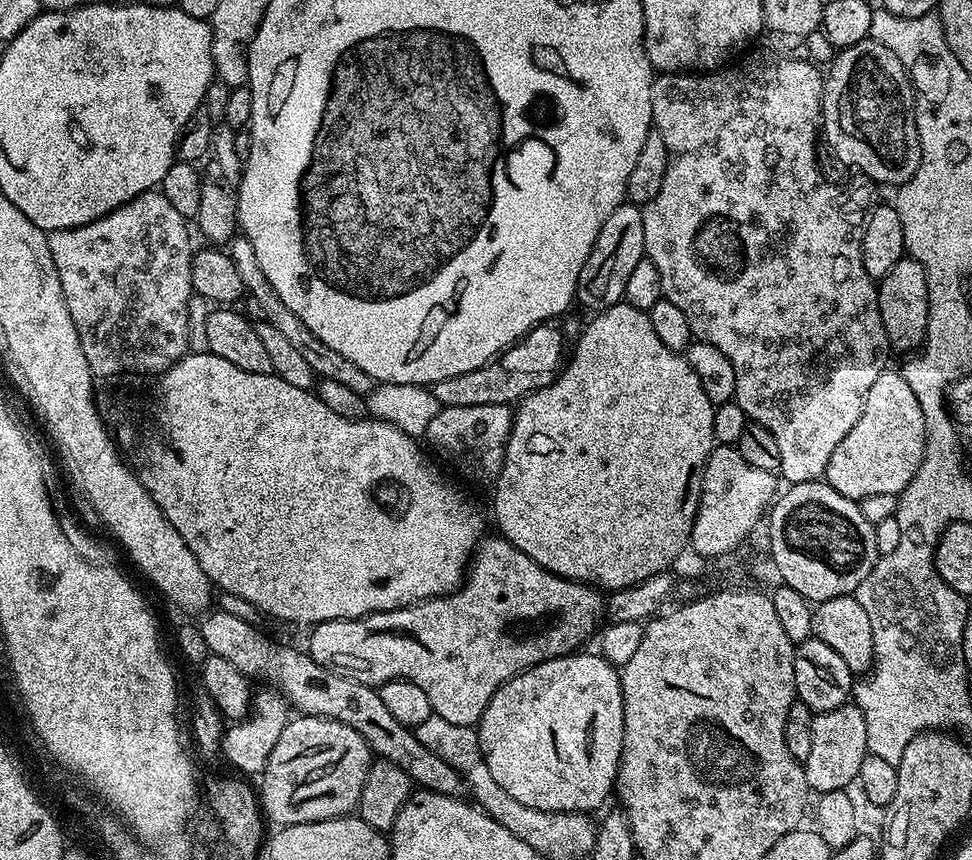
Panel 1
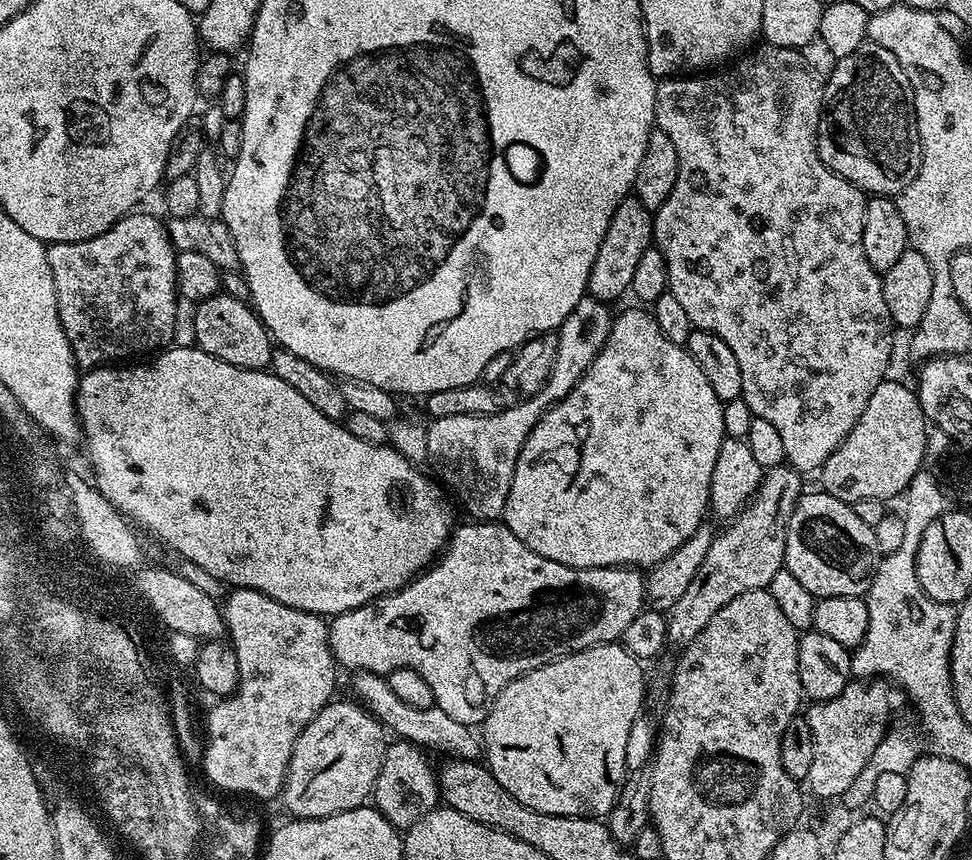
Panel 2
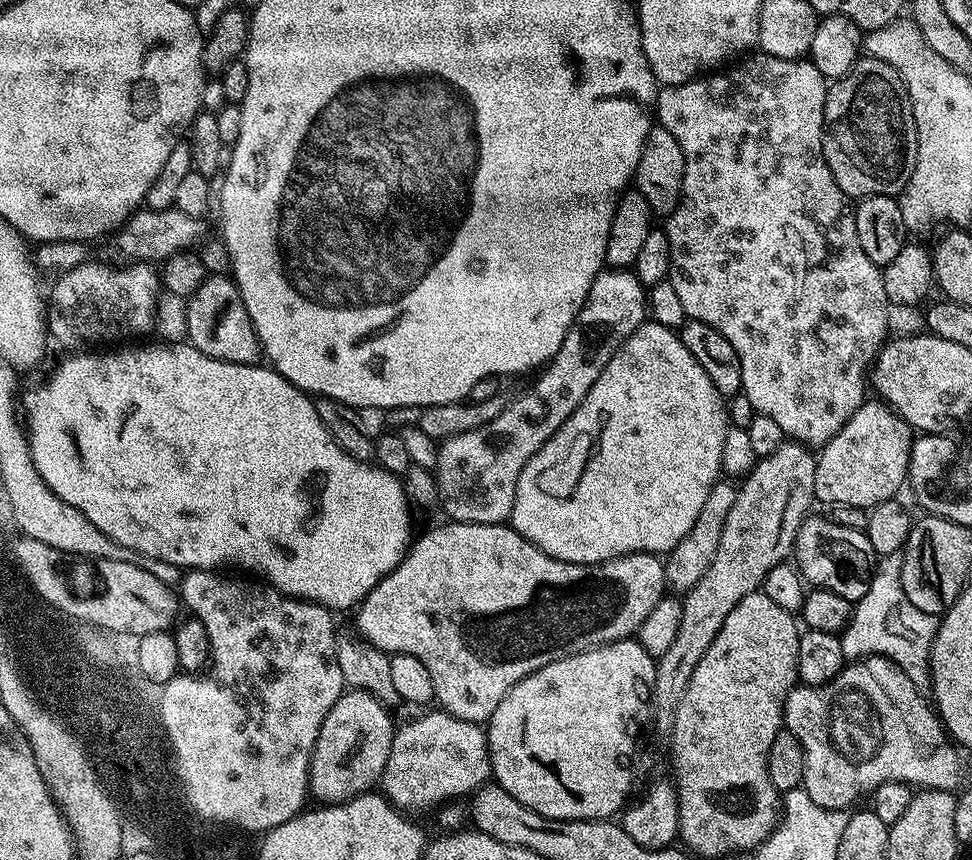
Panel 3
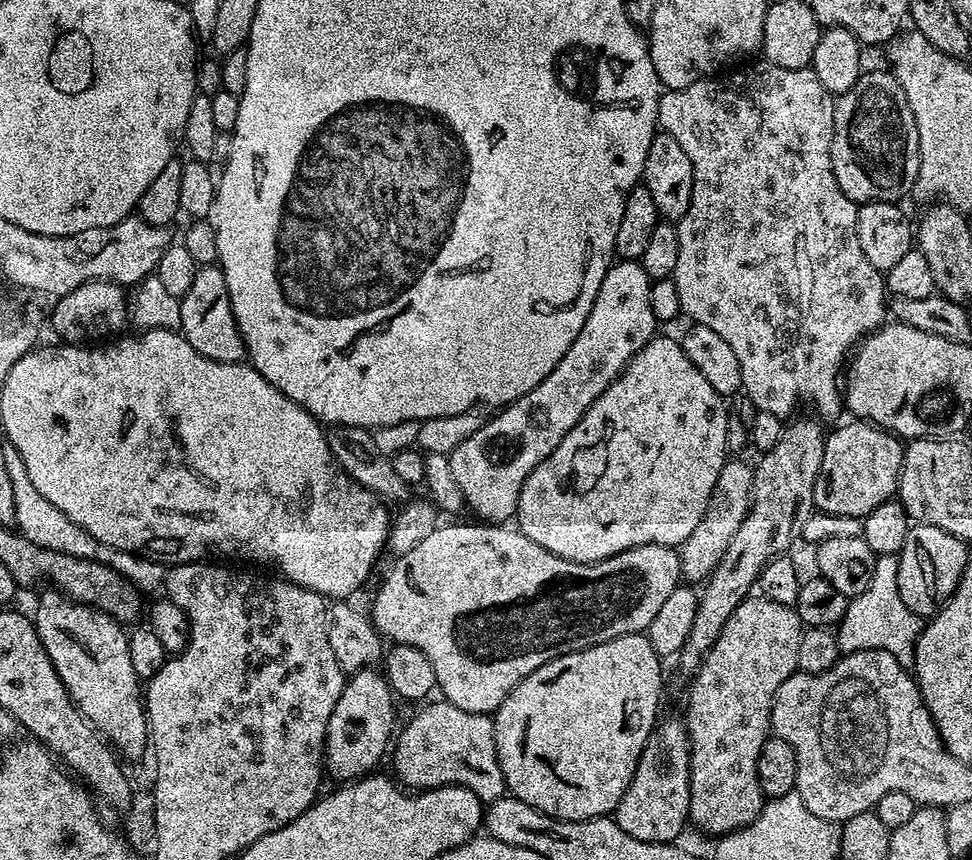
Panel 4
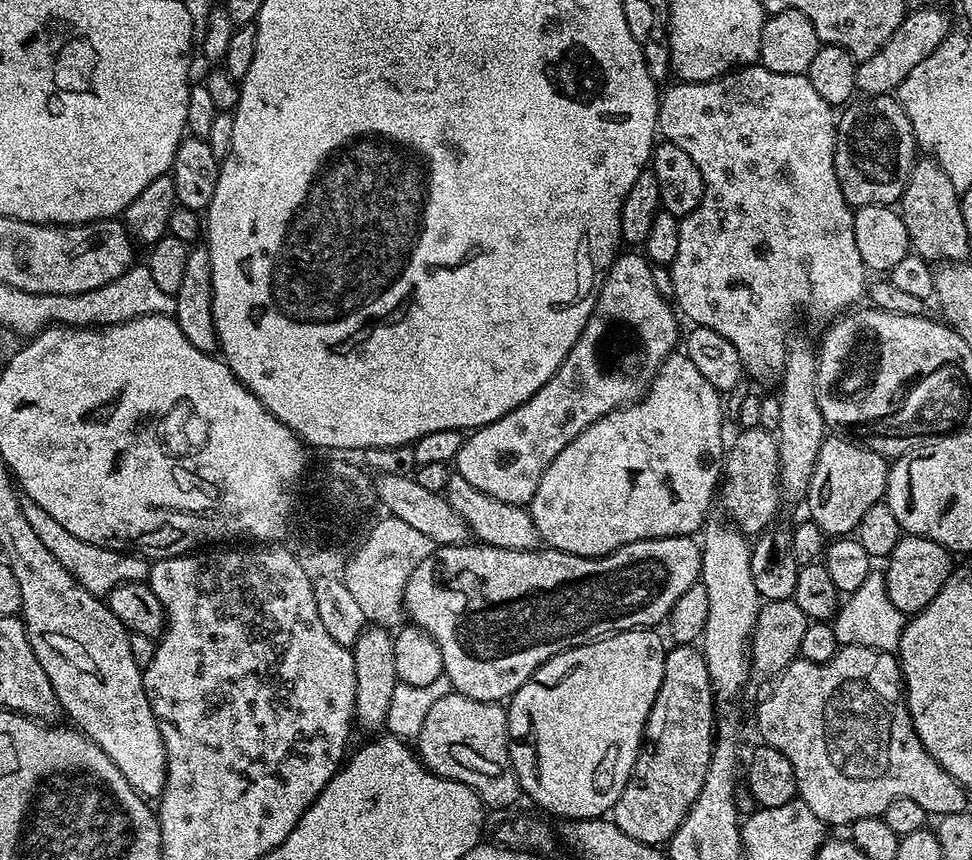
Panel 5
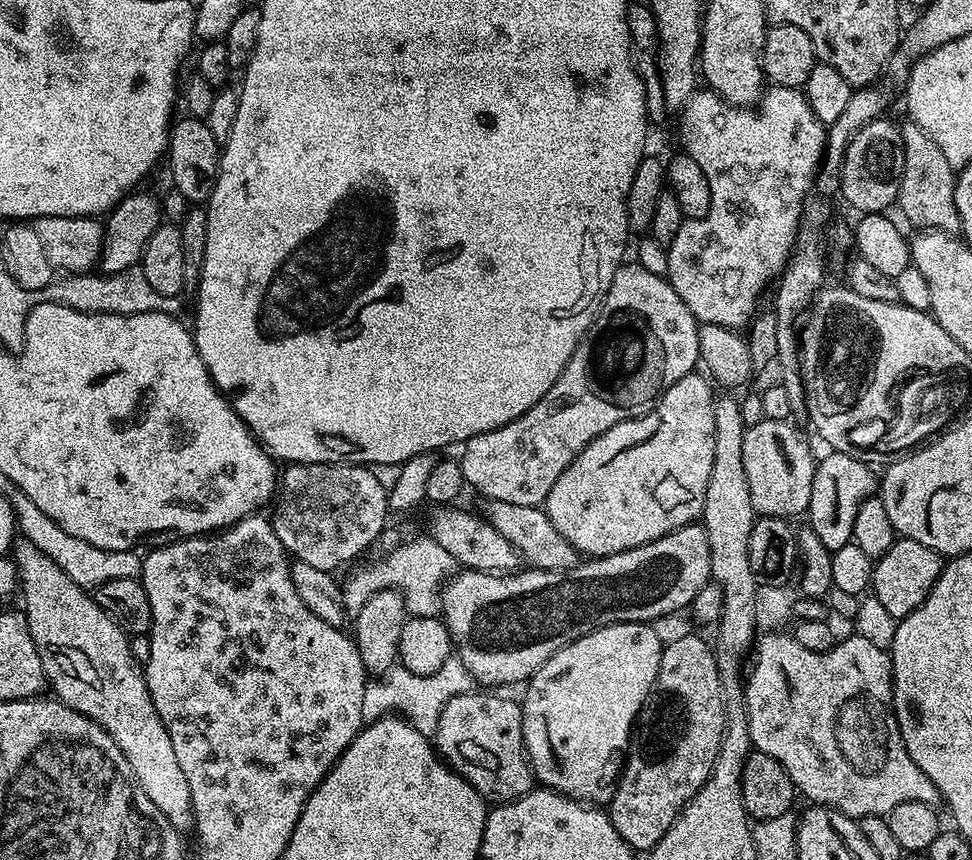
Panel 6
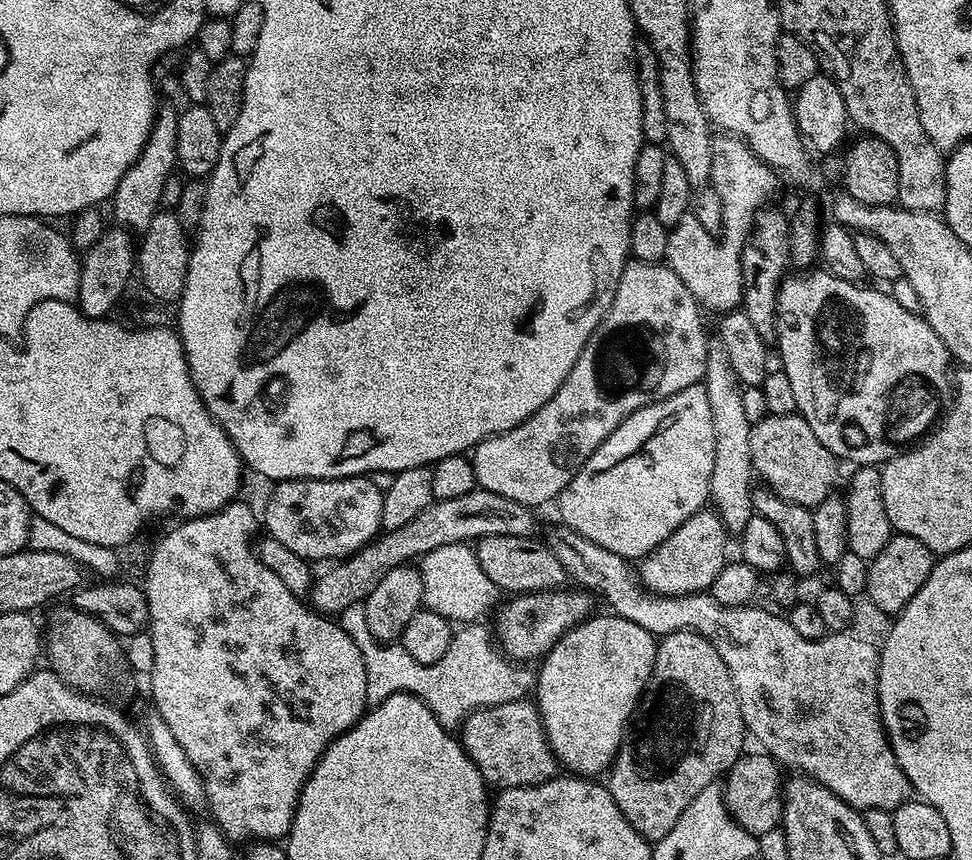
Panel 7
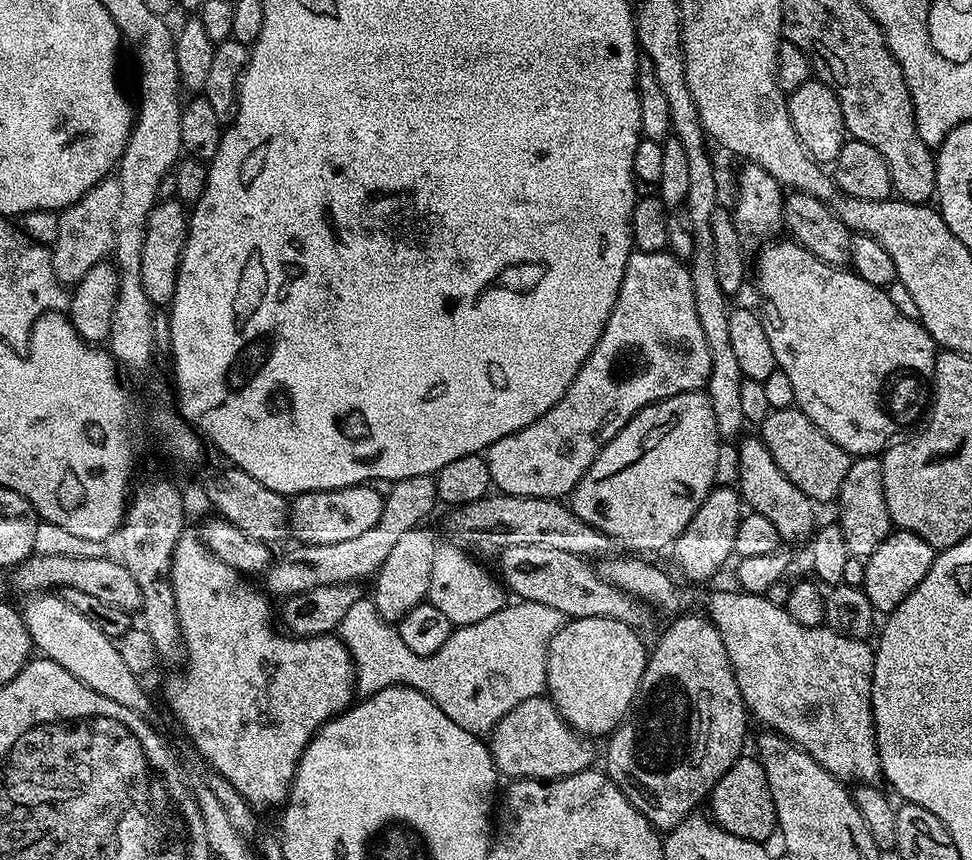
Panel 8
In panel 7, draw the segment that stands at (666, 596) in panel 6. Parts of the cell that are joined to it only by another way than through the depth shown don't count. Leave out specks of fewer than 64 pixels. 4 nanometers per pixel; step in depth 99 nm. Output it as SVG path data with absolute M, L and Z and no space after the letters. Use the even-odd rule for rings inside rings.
M698 511L685 524L678 526L678 530L674 530L666 542L662 542L651 554L639 561L640 583L649 592L657 592L659 596L685 596L691 592L711 589L714 578L718 578L724 569L724 547L727 546L728 539L729 533L715 511ZM572 586L569 592L563 587L554 588L551 591L527 592L524 595L513 595L509 604L501 603L500 608L500 636L498 632L498 647L505 656L511 656L517 662L539 661L548 655L548 651L564 637L565 632L570 628L575 628L582 621L589 619L593 615L592 599L593 593L588 590L581 590Z

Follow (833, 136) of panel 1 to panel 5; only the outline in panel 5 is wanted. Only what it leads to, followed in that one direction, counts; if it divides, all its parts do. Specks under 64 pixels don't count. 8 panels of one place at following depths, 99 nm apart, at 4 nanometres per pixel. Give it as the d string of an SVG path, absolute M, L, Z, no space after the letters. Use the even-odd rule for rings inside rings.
M895 95L858 100L849 103L838 116L836 173L842 194L846 202L856 208L871 204L895 205L918 159L916 135L912 133L906 110Z

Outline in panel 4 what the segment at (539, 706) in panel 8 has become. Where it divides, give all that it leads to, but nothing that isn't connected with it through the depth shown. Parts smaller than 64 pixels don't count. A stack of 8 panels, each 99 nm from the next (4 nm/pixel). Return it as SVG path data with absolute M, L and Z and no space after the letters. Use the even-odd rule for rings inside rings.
M447 702L432 703L425 703L421 707L425 708L404 729L401 727L395 737L390 752L395 779L408 790L457 784L468 788L481 802L491 802L505 795L504 775L494 742L493 717L458 710L458 706Z

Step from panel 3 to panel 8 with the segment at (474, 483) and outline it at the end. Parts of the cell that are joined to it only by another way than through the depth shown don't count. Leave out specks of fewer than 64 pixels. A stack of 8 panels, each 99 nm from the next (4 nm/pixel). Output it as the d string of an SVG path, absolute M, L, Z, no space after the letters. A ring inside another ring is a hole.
M634 250L628 255L626 270L622 274L622 286L618 290L618 298L614 302L614 310L594 346L594 350L578 370L574 382L568 387L566 394L562 394L560 401L550 410L546 410L546 414L542 414L542 418L530 422L530 426L520 428L506 438L498 438L498 442L494 442L486 450L488 473L492 483L505 496L533 496L547 500L560 500L567 497L575 490L577 482L584 477L586 470L594 462L594 458L624 429L626 422L630 422L630 418L634 418L647 404L654 404L657 400L665 400L683 392L701 391L707 385L709 378L710 346L706 346L706 334L702 334L702 325L698 323L698 310L694 310L694 290L692 289L692 274L689 265L681 257L674 256L667 250L663 252L637 252Z

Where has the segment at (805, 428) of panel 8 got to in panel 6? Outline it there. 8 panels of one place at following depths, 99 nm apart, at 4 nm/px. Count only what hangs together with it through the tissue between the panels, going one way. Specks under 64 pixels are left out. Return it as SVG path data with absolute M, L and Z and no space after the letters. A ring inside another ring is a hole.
M766 420L758 426L747 429L742 438L742 466L746 468L746 482L750 484L750 502L760 516L793 518L807 513L810 490L814 486L817 457L812 457L812 448L804 441L804 436L788 420Z

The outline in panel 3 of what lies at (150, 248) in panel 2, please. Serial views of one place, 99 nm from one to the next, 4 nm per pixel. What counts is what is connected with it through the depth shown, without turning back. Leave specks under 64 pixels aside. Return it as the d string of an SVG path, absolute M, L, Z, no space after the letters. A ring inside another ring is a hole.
M132 262L129 268L111 268L108 264L71 265L56 280L56 289L50 292L50 307L46 312L48 330L53 341L65 348L65 353L80 354L92 350L103 340L116 340L119 336L144 336L156 326L156 302L162 291L161 281L151 263Z

